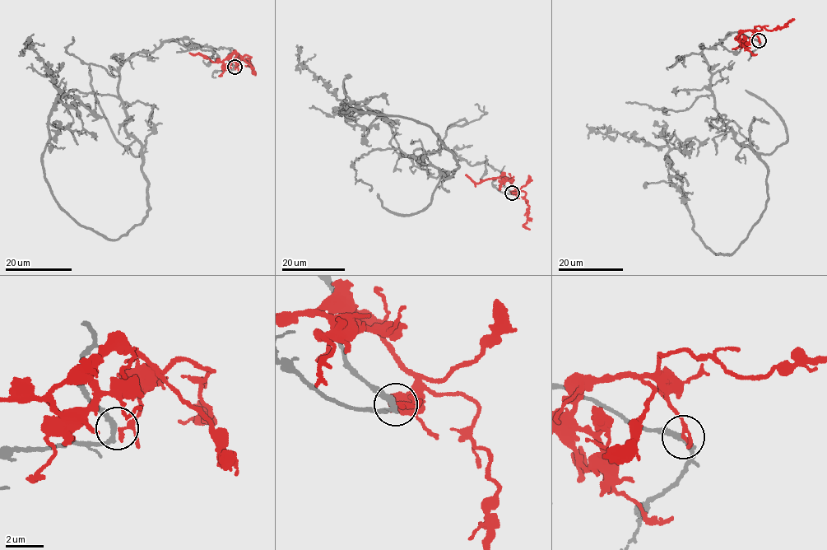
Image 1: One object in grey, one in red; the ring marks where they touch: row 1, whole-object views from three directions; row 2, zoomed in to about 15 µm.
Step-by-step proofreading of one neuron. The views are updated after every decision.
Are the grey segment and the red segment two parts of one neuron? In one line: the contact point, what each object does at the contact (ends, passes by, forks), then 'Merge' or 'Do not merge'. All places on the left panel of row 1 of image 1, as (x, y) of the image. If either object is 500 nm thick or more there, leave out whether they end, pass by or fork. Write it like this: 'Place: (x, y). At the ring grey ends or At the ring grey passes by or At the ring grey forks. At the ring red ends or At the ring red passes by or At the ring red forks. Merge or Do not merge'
Place: (234, 67). At the ring grey passes by. At the ring red passes by. Do not merge

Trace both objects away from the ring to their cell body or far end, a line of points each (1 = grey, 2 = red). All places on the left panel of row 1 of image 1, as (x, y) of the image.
1: (234, 67), (229, 48), (181, 39), (123, 62), (149, 208), (108, 240), (45, 178), (61, 90), (25, 47)
2: (234, 67), (238, 64), (239, 55), (233, 54), (216, 62), (189, 53)

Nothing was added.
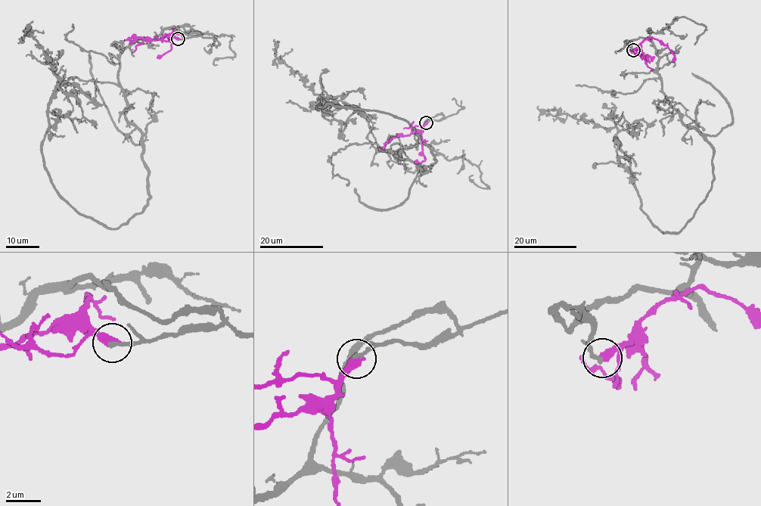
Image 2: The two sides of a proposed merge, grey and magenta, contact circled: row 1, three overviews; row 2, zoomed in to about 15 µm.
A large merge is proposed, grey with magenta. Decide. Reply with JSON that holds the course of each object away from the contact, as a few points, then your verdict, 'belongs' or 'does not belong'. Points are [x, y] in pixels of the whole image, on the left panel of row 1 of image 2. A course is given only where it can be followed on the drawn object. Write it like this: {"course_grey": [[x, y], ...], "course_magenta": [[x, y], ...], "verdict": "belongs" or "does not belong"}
{"course_grey": [[178, 39], [199, 34], [173, 26], [120, 56], [150, 197], [108, 228], [45, 166], [60, 77], [24, 34]], "course_magenta": [[178, 39], [172, 30], [171, 49], [156, 57]], "verdict": "does not belong"}

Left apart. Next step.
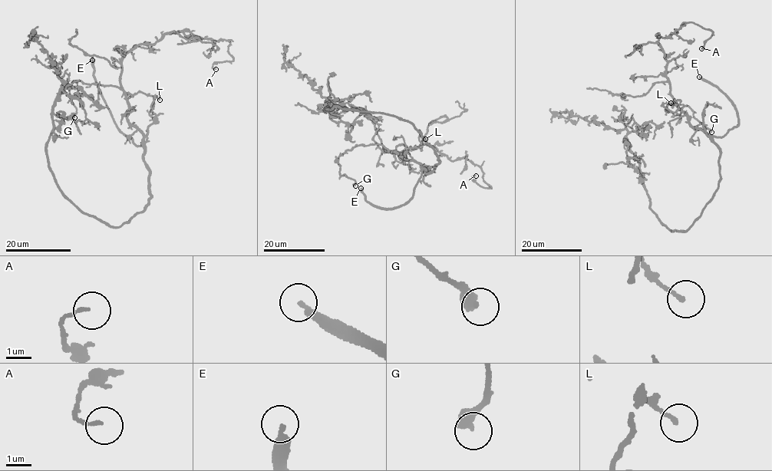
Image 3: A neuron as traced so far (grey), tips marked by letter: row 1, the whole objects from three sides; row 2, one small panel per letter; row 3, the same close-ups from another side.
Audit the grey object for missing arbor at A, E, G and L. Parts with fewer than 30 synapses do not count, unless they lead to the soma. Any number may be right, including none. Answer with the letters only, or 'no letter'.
E

